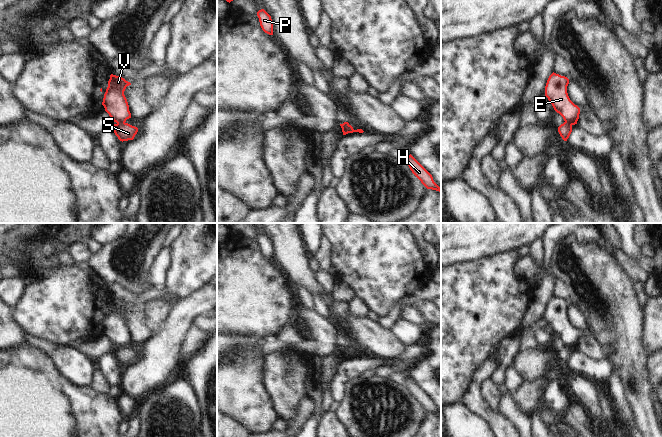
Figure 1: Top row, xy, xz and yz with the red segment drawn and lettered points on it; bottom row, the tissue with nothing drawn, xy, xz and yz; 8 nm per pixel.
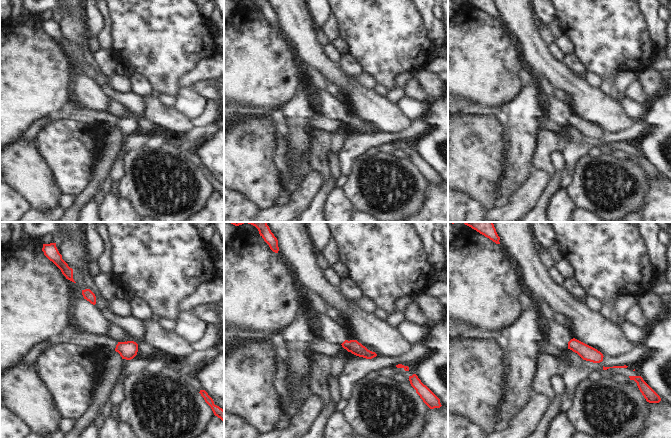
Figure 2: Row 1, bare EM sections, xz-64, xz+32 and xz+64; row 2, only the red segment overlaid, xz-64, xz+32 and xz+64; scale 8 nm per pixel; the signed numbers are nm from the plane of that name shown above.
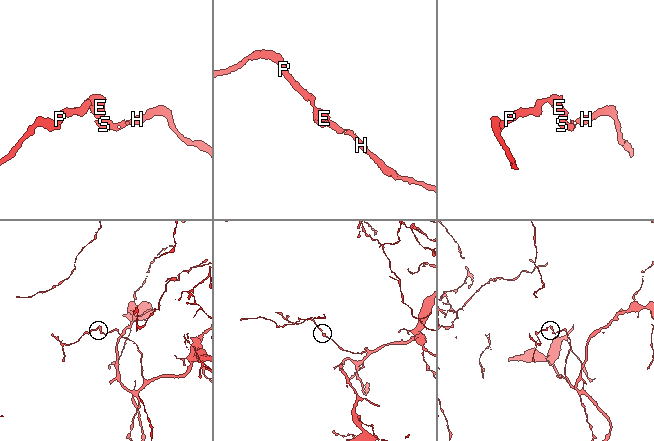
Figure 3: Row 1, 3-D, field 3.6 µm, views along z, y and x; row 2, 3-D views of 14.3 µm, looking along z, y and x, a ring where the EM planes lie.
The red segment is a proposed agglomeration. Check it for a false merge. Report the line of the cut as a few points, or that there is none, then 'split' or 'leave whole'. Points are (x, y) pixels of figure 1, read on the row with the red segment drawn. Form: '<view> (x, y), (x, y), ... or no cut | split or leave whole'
xy (124, 121), (117, 123) | split

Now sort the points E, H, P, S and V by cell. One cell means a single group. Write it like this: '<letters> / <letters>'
E P V / H S

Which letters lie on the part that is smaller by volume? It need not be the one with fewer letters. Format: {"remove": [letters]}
{"remove": ["E", "P", "V"]}

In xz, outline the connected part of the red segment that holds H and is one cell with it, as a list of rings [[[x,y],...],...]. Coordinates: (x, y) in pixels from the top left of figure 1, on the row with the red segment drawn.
[[[411,154],[406,158],[406,161],[412,173],[427,189],[441,192],[441,187],[434,182],[432,175]]]

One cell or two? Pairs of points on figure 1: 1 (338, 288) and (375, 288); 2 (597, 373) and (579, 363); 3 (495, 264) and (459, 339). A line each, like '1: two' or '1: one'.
1: two
2: one
3: one

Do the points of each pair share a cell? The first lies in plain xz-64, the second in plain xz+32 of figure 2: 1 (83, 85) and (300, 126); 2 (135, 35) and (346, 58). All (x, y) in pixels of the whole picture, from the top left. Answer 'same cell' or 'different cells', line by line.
1: different cells
2: different cells

